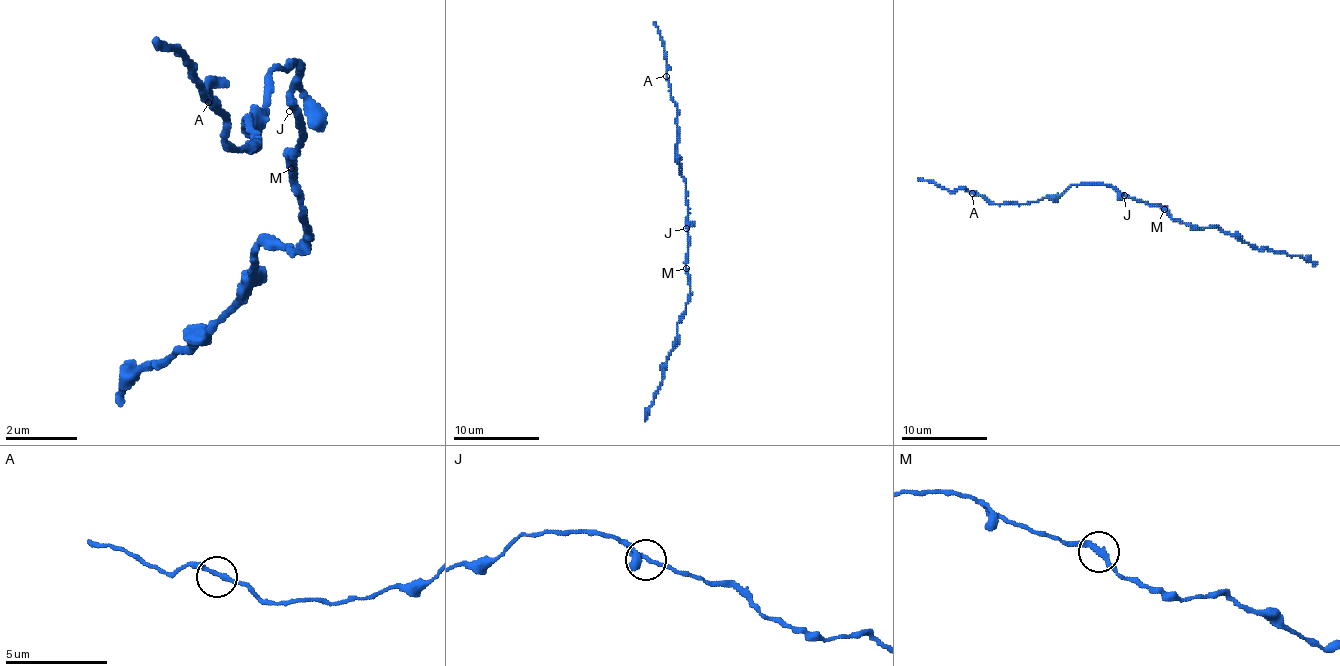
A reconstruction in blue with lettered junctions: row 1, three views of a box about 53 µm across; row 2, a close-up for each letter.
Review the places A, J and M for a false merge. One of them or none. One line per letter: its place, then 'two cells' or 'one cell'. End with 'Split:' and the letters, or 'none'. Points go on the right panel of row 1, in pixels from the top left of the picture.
A: (972, 193) | one cell
J: (1124, 195) | one cell
M: (1164, 209) | one cell
Split: none

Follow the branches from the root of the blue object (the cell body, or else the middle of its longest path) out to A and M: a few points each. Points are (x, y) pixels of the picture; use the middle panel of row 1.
A: (688, 228), (686, 179), (677, 164), (677, 104), (671, 95), (666, 76)
M: (688, 228), (686, 269)

